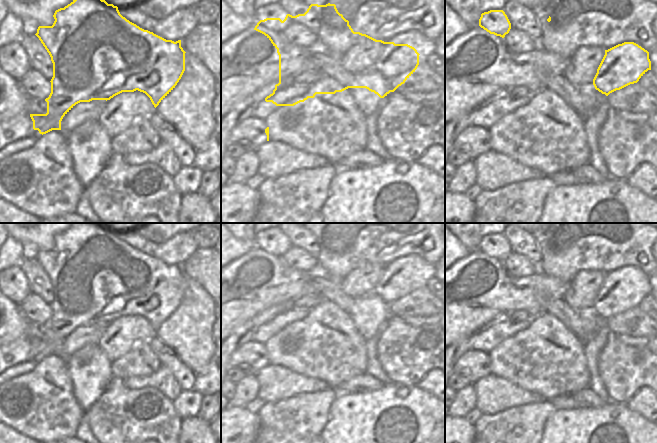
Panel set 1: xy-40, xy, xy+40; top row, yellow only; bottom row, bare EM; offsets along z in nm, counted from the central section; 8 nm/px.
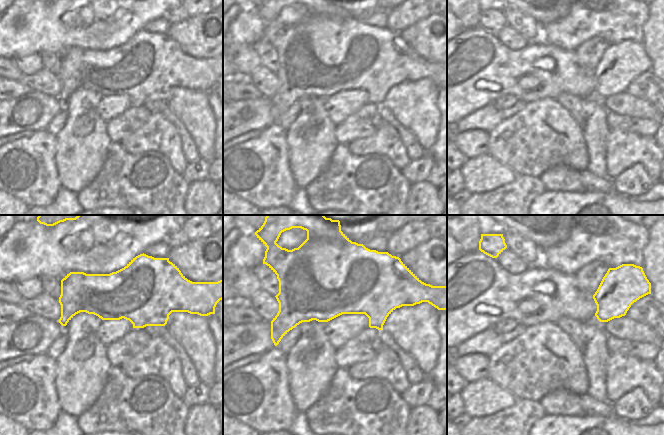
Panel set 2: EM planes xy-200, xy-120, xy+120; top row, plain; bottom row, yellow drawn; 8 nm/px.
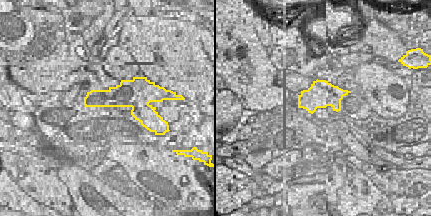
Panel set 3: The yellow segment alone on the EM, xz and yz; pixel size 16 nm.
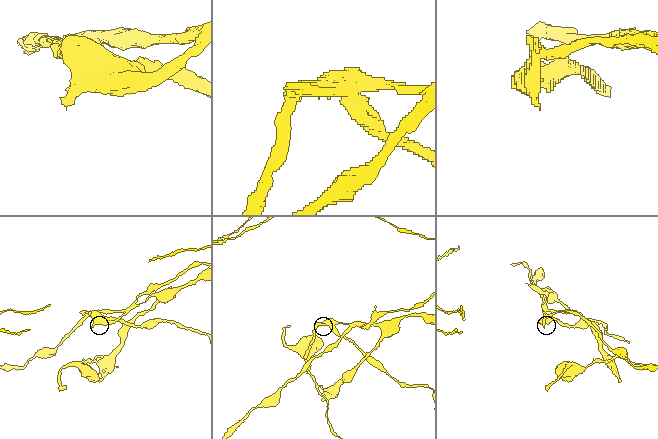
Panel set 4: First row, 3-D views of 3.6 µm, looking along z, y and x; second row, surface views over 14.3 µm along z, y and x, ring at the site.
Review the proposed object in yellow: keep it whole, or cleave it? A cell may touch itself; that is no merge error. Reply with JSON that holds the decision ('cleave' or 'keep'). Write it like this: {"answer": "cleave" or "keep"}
{"answer": "cleave"}

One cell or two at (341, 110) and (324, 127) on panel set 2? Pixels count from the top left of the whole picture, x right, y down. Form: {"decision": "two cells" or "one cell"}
{"decision": "two cells"}

